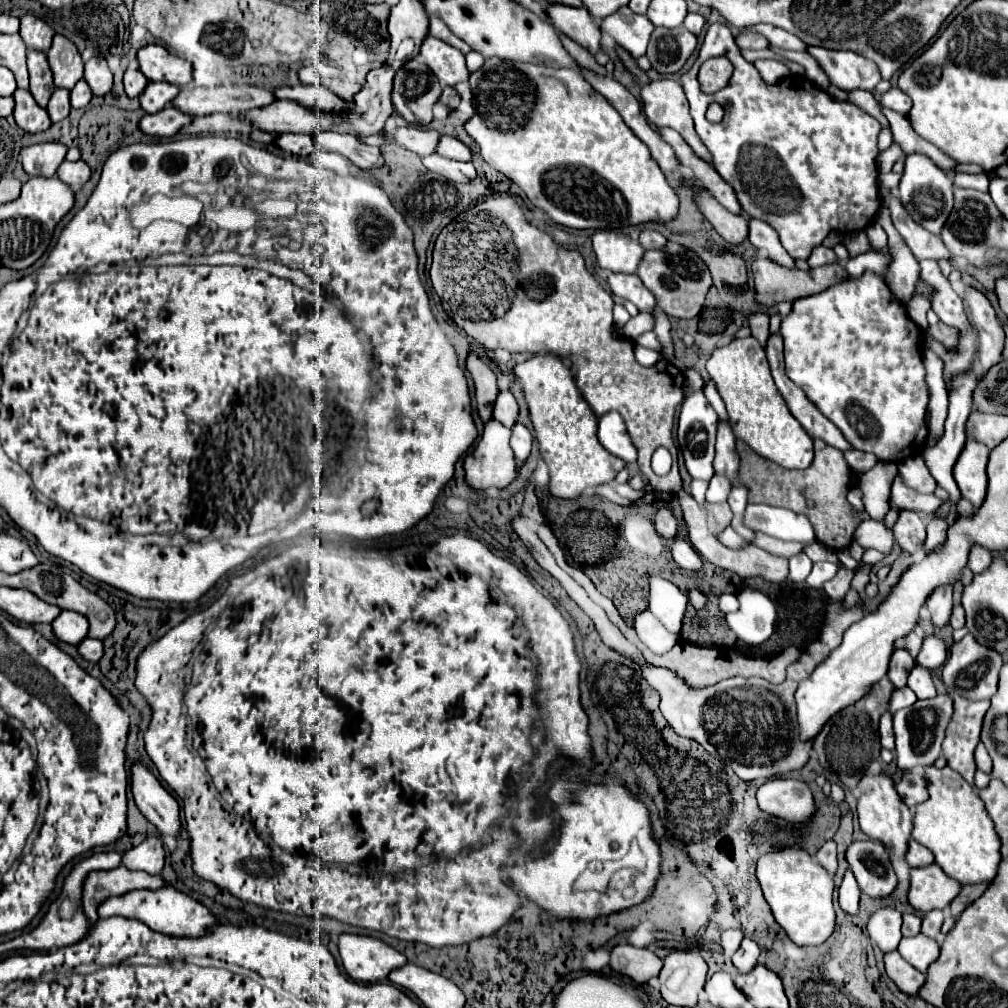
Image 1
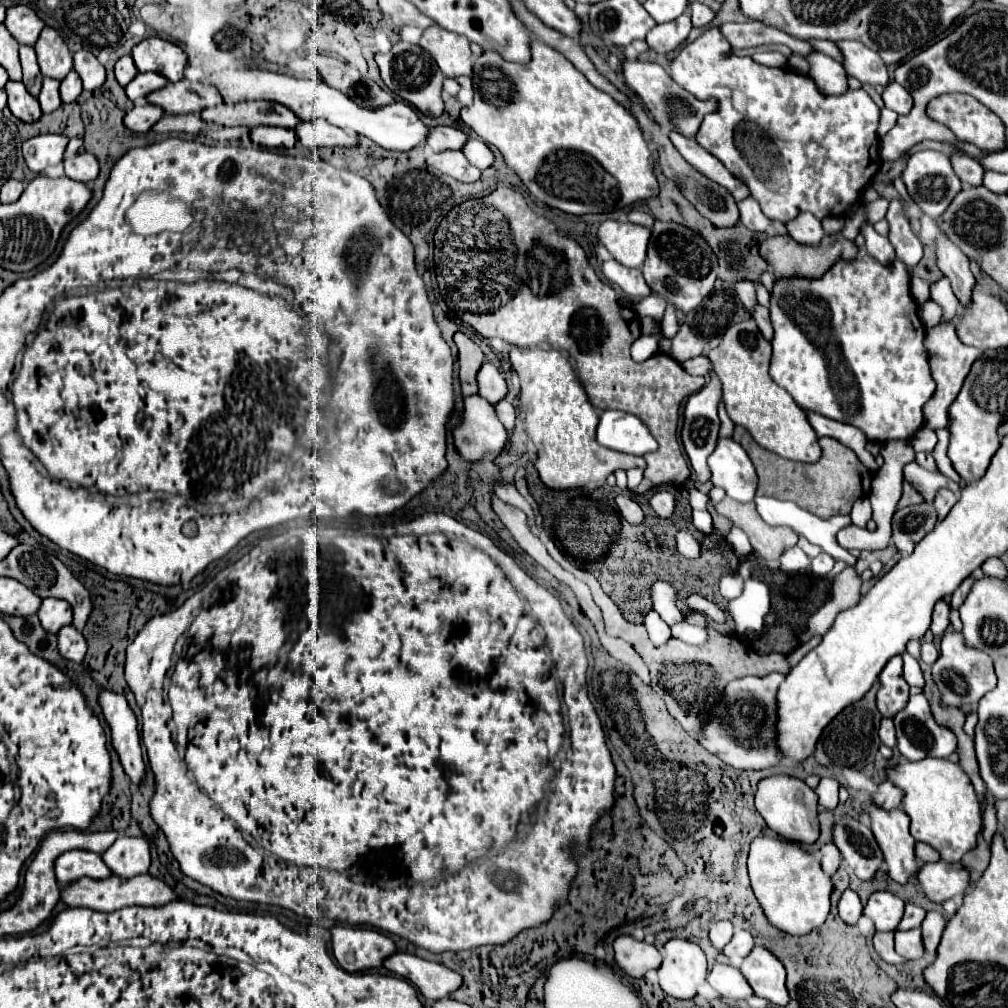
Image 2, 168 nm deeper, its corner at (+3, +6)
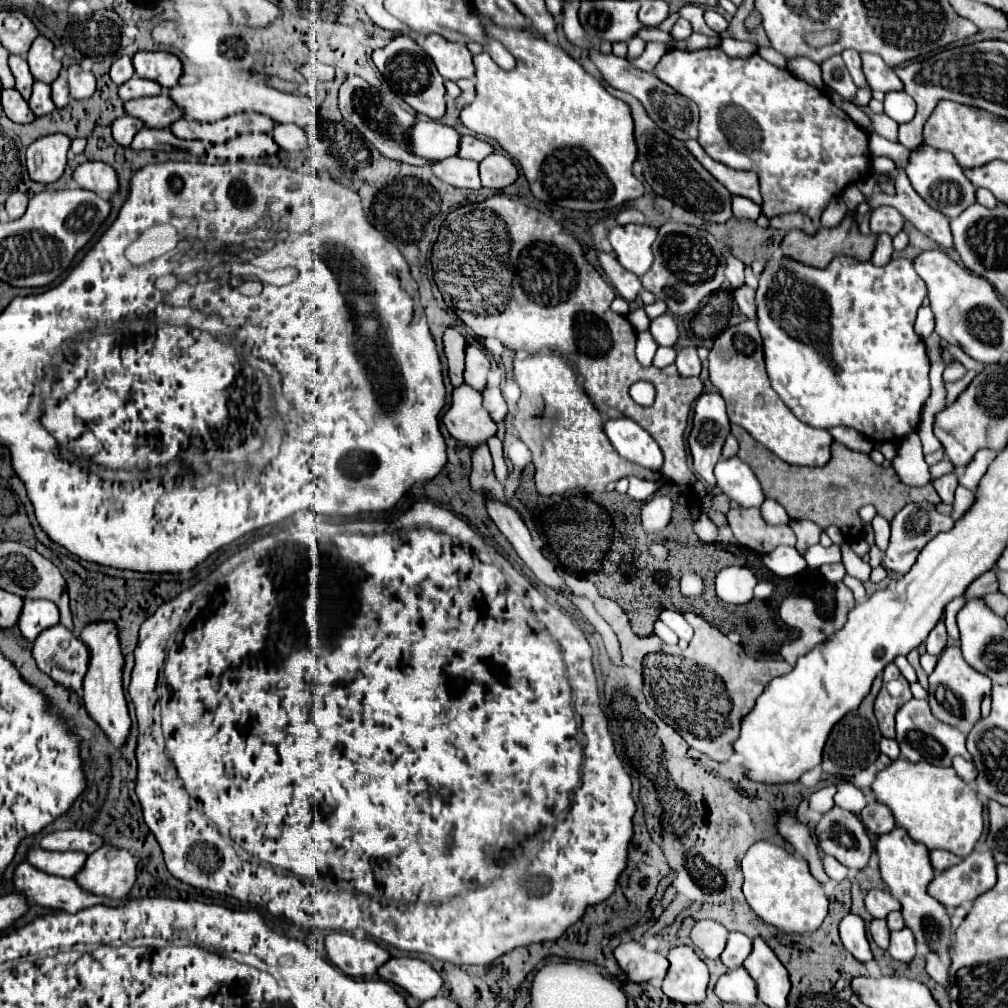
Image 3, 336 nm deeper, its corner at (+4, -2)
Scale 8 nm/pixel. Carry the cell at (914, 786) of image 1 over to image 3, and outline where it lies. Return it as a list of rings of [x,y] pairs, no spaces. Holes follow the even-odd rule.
[[[871,799],[859,817],[861,817],[863,825],[875,835],[883,835],[895,827],[895,817],[893,817],[891,809],[887,805],[879,803],[877,799]]]

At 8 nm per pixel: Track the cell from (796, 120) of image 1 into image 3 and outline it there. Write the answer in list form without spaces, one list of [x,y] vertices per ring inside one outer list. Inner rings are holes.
[[[721,47],[699,51],[671,49],[657,63],[655,75],[677,93],[697,103],[701,113],[697,141],[711,159],[737,171],[757,173],[763,197],[761,209],[767,219],[785,213],[805,213],[817,225],[833,197],[841,195],[847,185],[857,183],[871,173],[871,135],[847,113],[837,109],[825,91],[793,77],[787,69],[773,67],[759,55],[749,59],[731,59]]]

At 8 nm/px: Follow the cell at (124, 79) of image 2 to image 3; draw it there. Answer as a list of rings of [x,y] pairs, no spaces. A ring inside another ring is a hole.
[[[119,57],[111,67],[111,79],[117,85],[127,83],[133,75],[135,75],[135,69],[133,69],[133,63],[131,63],[131,57]]]

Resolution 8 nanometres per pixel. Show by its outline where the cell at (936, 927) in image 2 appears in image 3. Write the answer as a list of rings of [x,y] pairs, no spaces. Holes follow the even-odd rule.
[[[929,951],[929,953],[925,955],[925,961],[927,961],[927,967],[925,967],[927,973],[929,973],[937,983],[941,983],[941,985],[947,987],[947,967],[941,963],[939,955],[933,953],[933,951]]]

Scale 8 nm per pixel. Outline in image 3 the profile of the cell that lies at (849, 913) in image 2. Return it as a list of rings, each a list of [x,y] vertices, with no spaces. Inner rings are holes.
[[[855,913],[845,915],[839,923],[839,933],[841,933],[843,945],[847,947],[847,951],[855,959],[859,959],[863,963],[873,959],[871,949],[869,949],[869,941],[865,937],[865,921],[859,915],[855,915]]]

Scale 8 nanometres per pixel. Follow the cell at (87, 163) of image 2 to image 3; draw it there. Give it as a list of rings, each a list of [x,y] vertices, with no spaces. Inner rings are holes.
[[[85,161],[73,171],[73,181],[81,189],[89,189],[103,199],[109,199],[117,191],[117,175],[111,165],[101,161]]]

